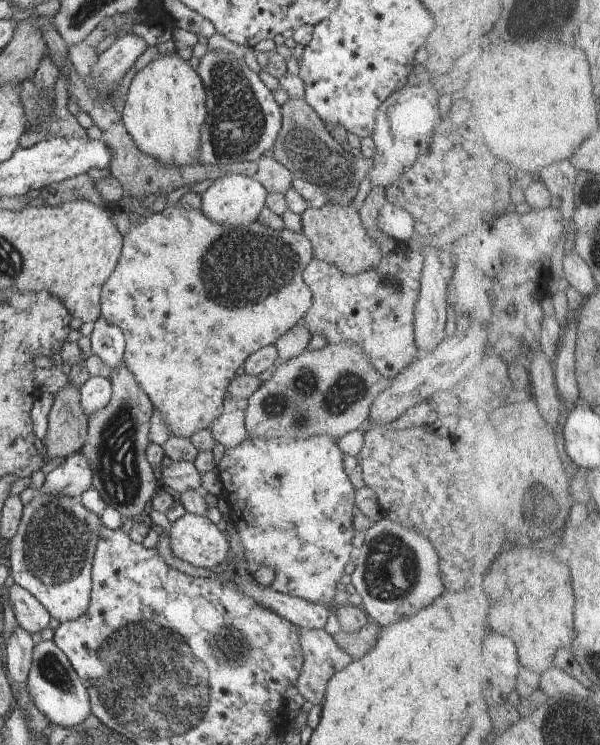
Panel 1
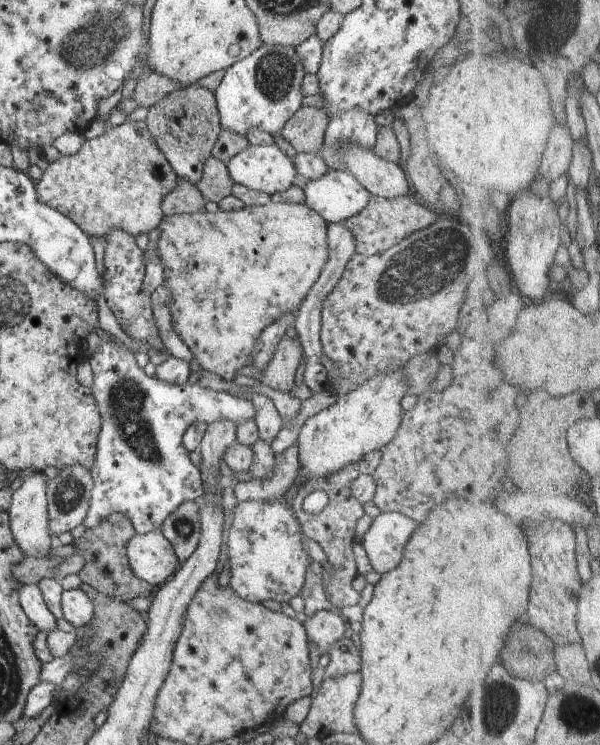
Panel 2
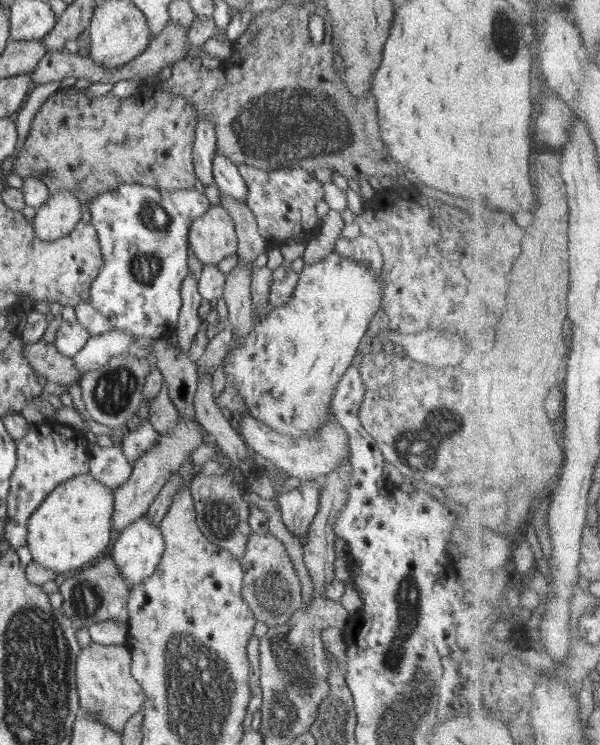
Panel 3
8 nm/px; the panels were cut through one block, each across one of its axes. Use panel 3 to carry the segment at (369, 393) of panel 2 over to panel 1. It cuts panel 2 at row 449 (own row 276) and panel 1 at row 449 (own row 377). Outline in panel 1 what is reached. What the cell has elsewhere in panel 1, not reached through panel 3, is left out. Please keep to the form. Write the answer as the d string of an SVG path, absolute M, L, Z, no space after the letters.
M313 435L307 438L300 437L276 437L265 439L264 437L250 437L238 444L235 448L228 448L220 464L216 466L223 488L221 496L229 505L229 521L238 527L238 535L244 547L246 570L255 573L262 566L271 568L274 571L274 580L270 587L277 592L298 599L306 600L313 604L329 606L334 603L336 586L345 575L346 562L350 559L352 552L352 538L355 536L353 528L353 515L357 511L355 507L355 488L351 484L345 472L345 453L340 449L339 442L329 435Z

